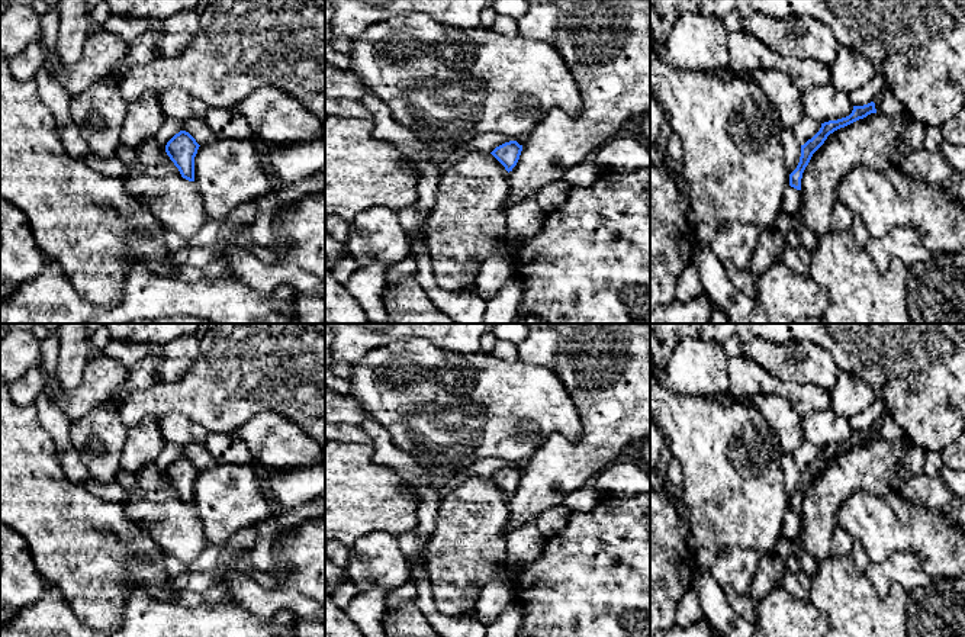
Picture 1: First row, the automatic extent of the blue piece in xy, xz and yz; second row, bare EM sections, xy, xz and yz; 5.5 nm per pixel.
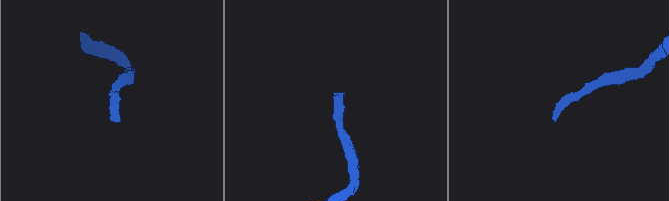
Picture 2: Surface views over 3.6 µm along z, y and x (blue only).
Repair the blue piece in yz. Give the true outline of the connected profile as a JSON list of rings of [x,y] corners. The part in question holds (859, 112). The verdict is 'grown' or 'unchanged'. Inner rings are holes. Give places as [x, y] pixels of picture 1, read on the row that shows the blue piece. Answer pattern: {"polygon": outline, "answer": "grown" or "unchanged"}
{"polygon": [[[874,102],[863,106],[853,106],[853,110],[849,116],[821,123],[820,131],[804,145],[801,145],[800,163],[797,168],[789,174],[789,186],[785,189],[779,216],[769,228],[762,229],[760,241],[749,266],[750,271],[756,277],[763,274],[776,261],[779,251],[787,247],[785,235],[794,228],[794,219],[798,206],[801,205],[800,190],[802,173],[808,165],[813,154],[824,144],[830,133],[859,119],[863,119],[871,113],[876,113]]], "answer": "grown"}

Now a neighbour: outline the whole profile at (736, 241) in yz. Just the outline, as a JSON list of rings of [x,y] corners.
[[[733,221],[717,231],[710,247],[720,261],[730,261],[736,268],[744,270],[752,263],[760,234],[762,229],[753,223]]]

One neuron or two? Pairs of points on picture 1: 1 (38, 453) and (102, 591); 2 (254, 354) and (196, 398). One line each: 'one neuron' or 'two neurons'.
1: one neuron
2: one neuron

